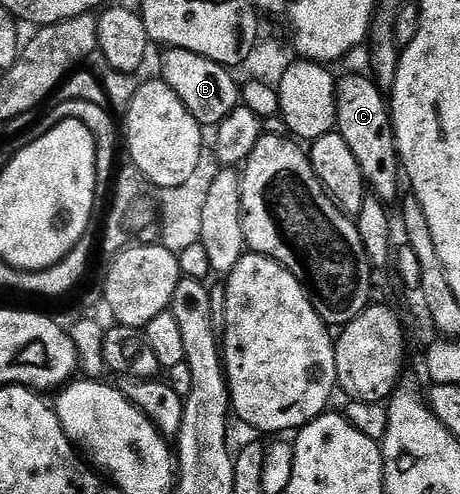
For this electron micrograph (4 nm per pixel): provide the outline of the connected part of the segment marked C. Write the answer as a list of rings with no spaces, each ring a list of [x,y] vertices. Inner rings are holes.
[[[348,75],[337,82],[336,130],[354,152],[371,194],[385,204],[392,205],[402,195],[402,160],[396,151],[396,131],[392,128],[392,113],[385,92],[365,75]]]

